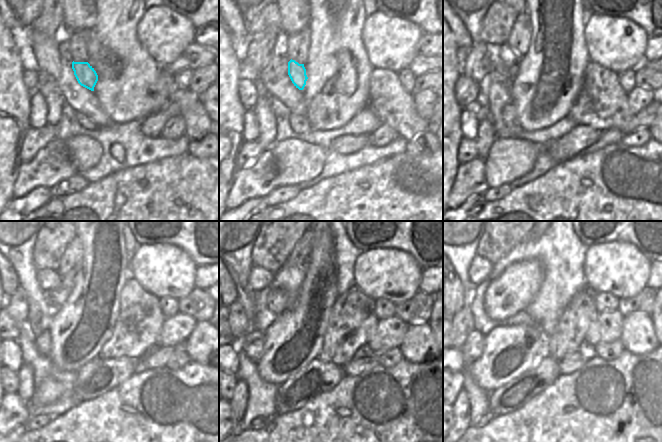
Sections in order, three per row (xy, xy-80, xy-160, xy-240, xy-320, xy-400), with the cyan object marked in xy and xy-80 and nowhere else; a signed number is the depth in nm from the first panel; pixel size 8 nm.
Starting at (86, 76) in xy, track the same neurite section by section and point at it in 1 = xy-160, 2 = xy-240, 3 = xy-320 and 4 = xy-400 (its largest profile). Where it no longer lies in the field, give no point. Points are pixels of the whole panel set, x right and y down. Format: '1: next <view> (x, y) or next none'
1: next xy-160 (504, 72)
2: next xy-240 (48, 279)
3: next xy-320 (260, 278)
4: next xy-400 (480, 268)

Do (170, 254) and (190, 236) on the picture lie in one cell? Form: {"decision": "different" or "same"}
{"decision": "different"}

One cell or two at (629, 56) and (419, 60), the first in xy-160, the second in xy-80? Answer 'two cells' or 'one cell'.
two cells

